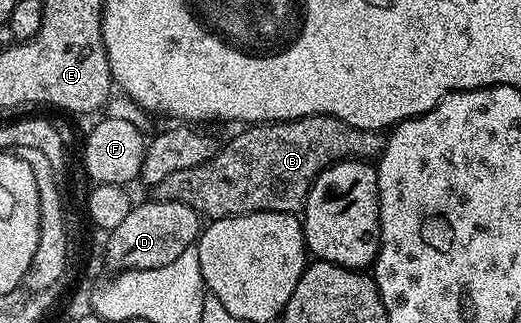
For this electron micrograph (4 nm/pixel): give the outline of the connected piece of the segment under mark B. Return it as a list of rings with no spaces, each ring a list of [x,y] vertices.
[[[315,115],[298,117],[295,121],[258,123],[246,127],[227,145],[223,144],[208,163],[188,171],[176,171],[168,179],[160,179],[152,193],[159,201],[179,201],[192,207],[203,218],[239,217],[242,213],[292,213],[301,214],[306,207],[306,197],[314,180],[337,161],[365,161],[377,158],[382,152],[384,137],[372,129],[352,127],[335,117]]]

